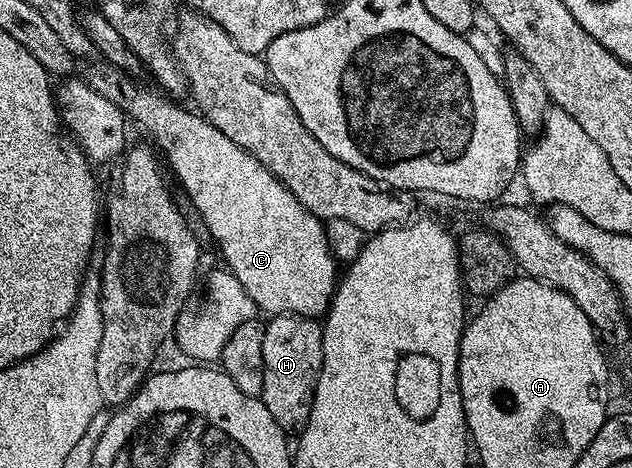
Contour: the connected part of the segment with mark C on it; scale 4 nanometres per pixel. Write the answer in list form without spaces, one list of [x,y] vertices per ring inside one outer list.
[[[100,68],[90,75],[88,88],[118,105],[126,118],[138,121],[157,140],[156,148],[165,155],[167,165],[169,160],[168,168],[171,173],[173,168],[202,221],[217,240],[228,272],[243,283],[243,291],[251,295],[258,310],[265,315],[294,313],[300,317],[324,318],[337,289],[339,262],[327,243],[321,218],[307,211],[259,159],[231,143],[200,112],[176,105],[173,102],[176,100],[162,95],[156,88],[140,85],[140,80],[125,76],[119,69]]]

